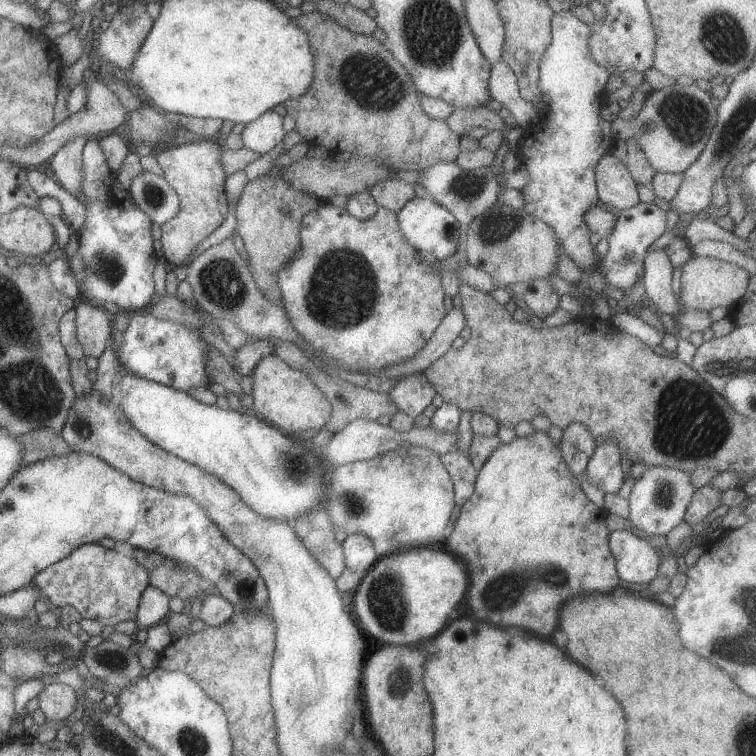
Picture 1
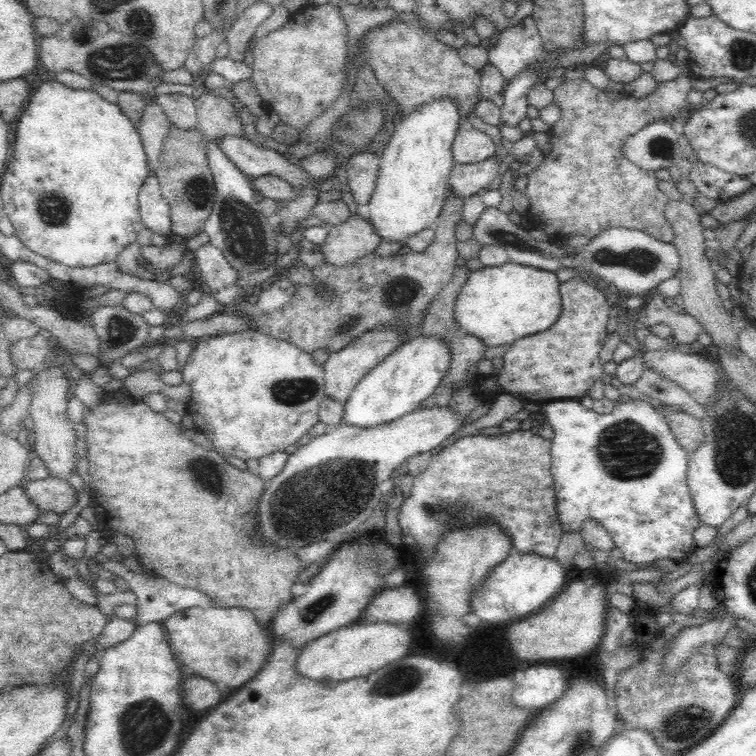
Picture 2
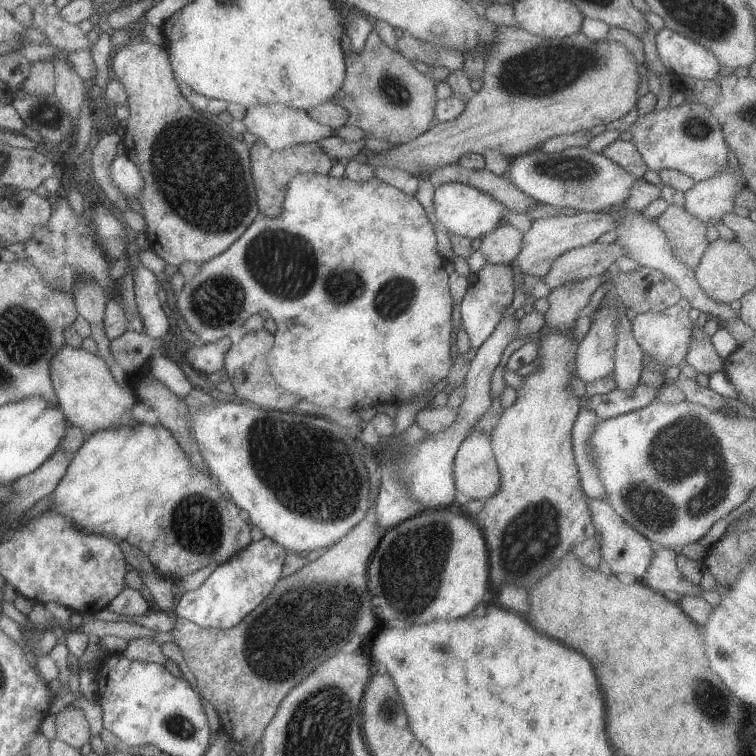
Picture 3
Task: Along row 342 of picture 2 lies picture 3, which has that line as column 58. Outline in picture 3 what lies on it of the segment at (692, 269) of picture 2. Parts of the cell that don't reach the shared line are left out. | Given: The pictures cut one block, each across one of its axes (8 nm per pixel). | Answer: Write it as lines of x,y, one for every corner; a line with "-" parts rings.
65,708
59,714
55,714
55,728
57,728
57,738
63,740
65,744
73,748
81,748
91,740
89,736
89,722
79,708

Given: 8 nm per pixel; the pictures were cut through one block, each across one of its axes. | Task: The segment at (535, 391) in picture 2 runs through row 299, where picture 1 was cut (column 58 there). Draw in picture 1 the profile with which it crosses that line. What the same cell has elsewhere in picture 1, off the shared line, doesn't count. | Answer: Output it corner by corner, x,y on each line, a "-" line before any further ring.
91,542
79,544
65,558
43,568
33,578
33,584
39,586
41,598
53,610
69,604
81,620
97,620
101,626
115,628
121,622
133,622
137,618
139,598
149,586
149,574
135,558
123,556
119,546
107,550

